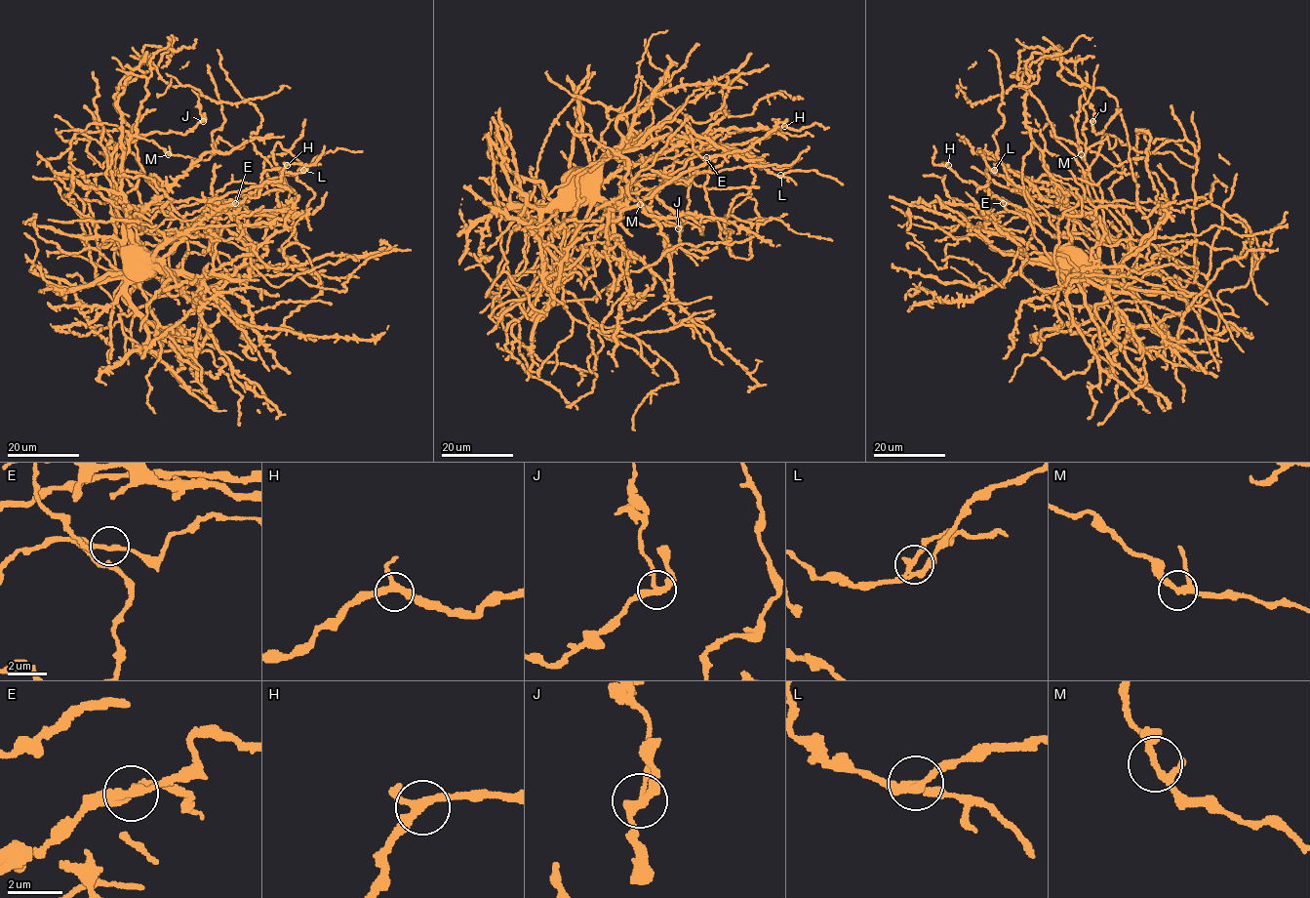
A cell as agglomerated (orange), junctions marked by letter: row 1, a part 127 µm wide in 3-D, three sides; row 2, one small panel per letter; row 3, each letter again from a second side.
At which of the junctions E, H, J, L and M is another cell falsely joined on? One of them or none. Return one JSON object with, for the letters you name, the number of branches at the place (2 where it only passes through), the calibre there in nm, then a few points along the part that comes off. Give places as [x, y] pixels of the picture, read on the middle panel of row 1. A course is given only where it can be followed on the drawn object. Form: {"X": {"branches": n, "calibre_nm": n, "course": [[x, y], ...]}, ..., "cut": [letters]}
{"J": {"branches": 3, "calibre_nm": 240, "course": [[678, 227], [687, 219], [684, 214]]}, "cut": ["J"]}

